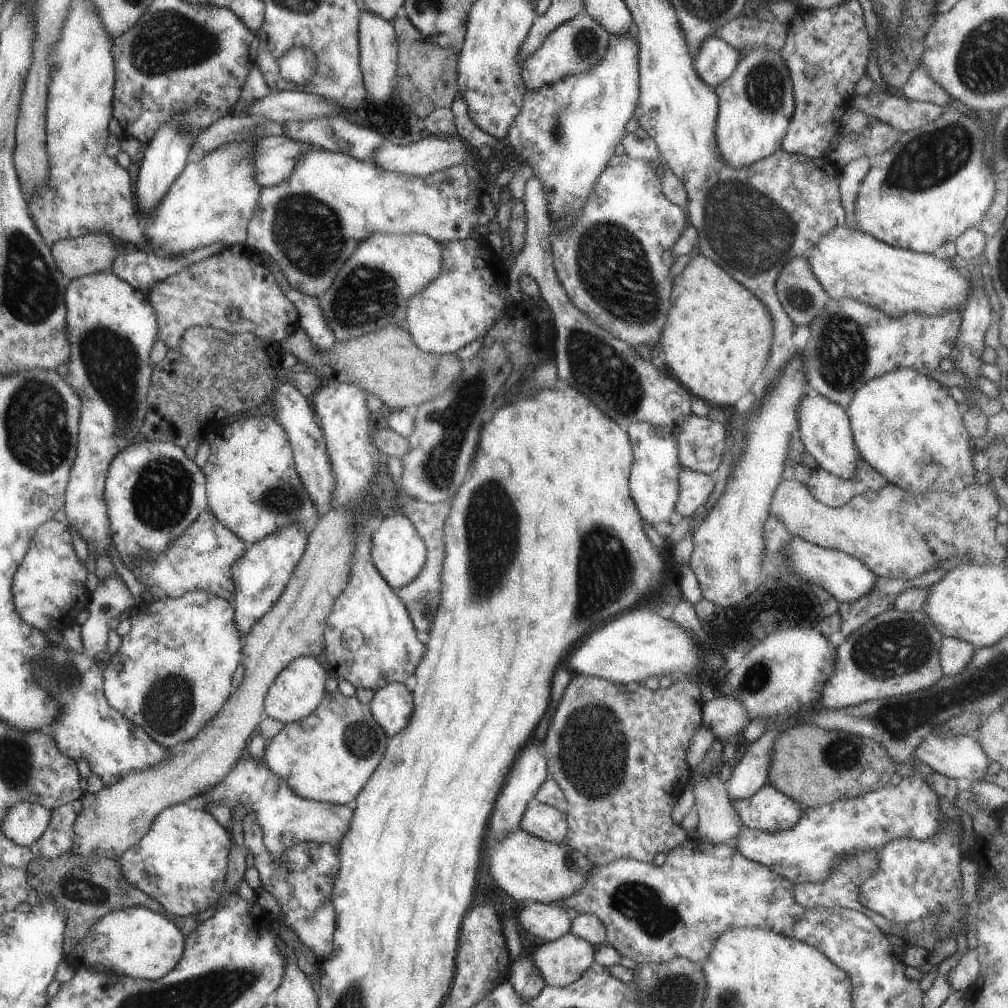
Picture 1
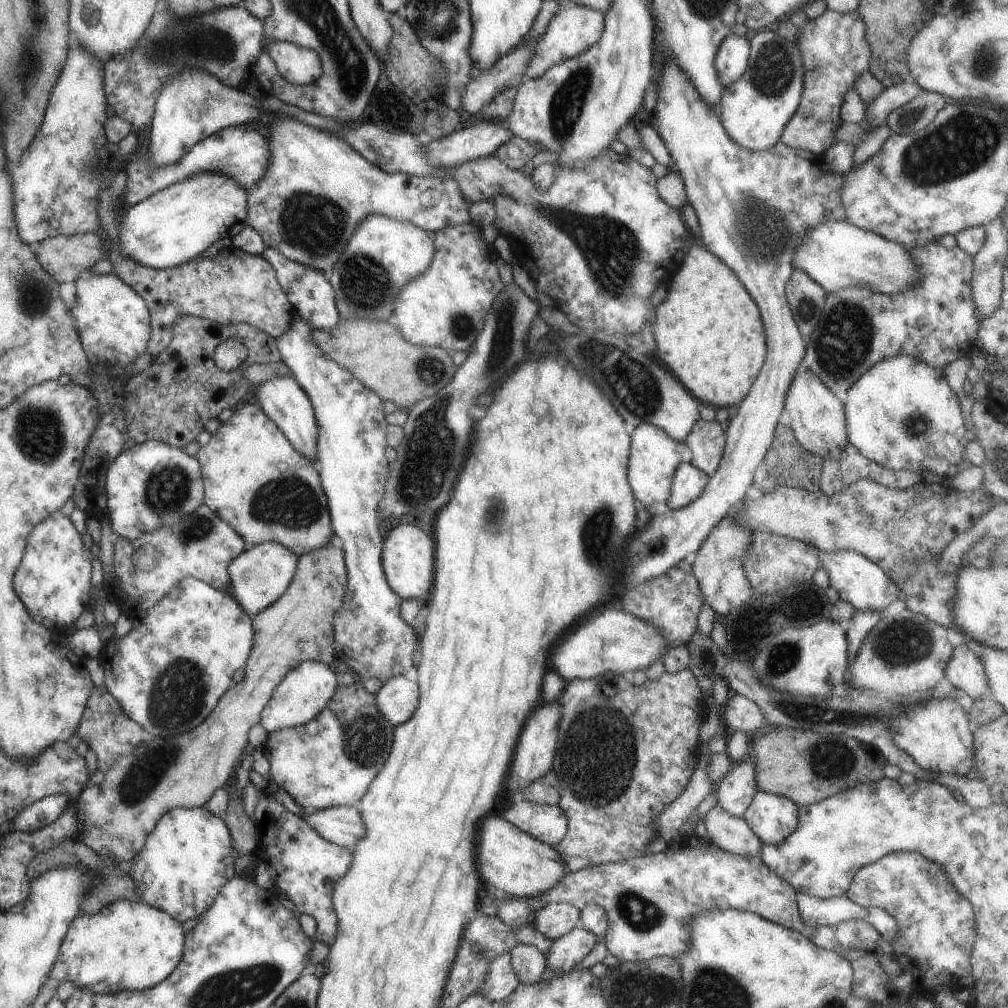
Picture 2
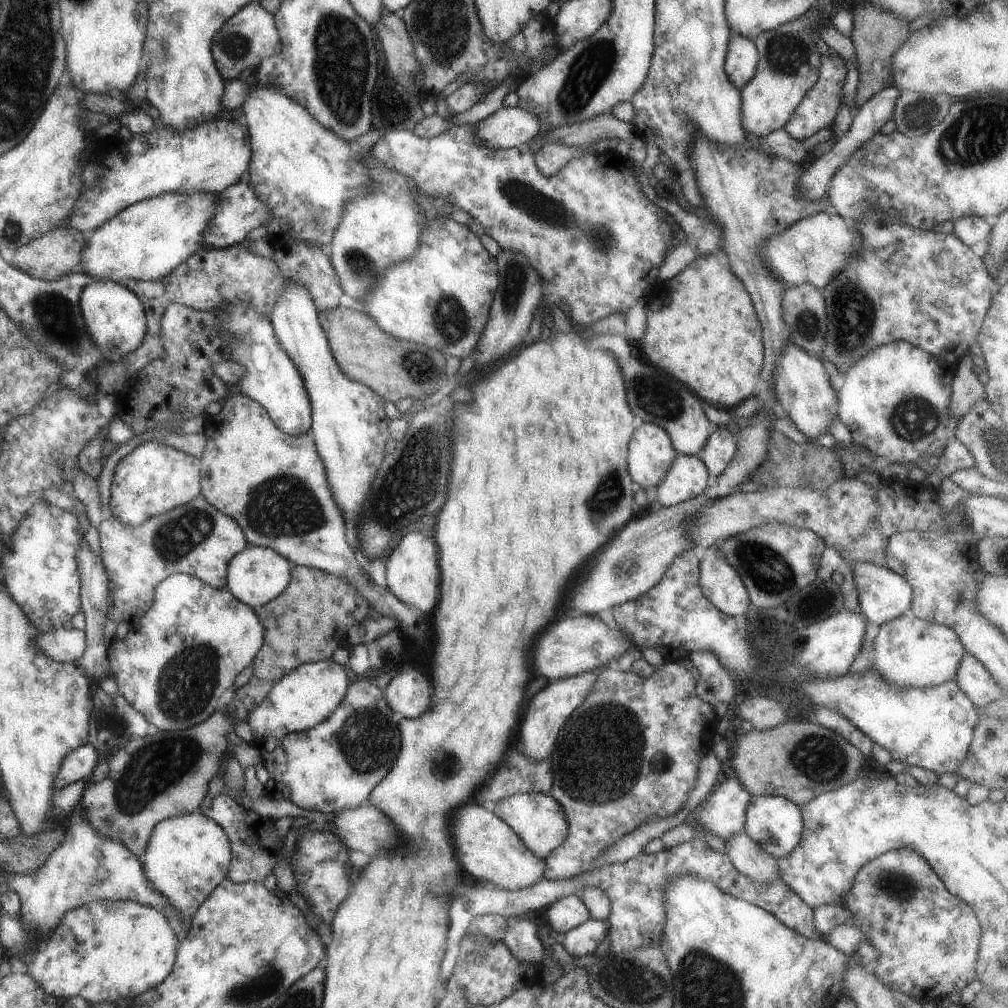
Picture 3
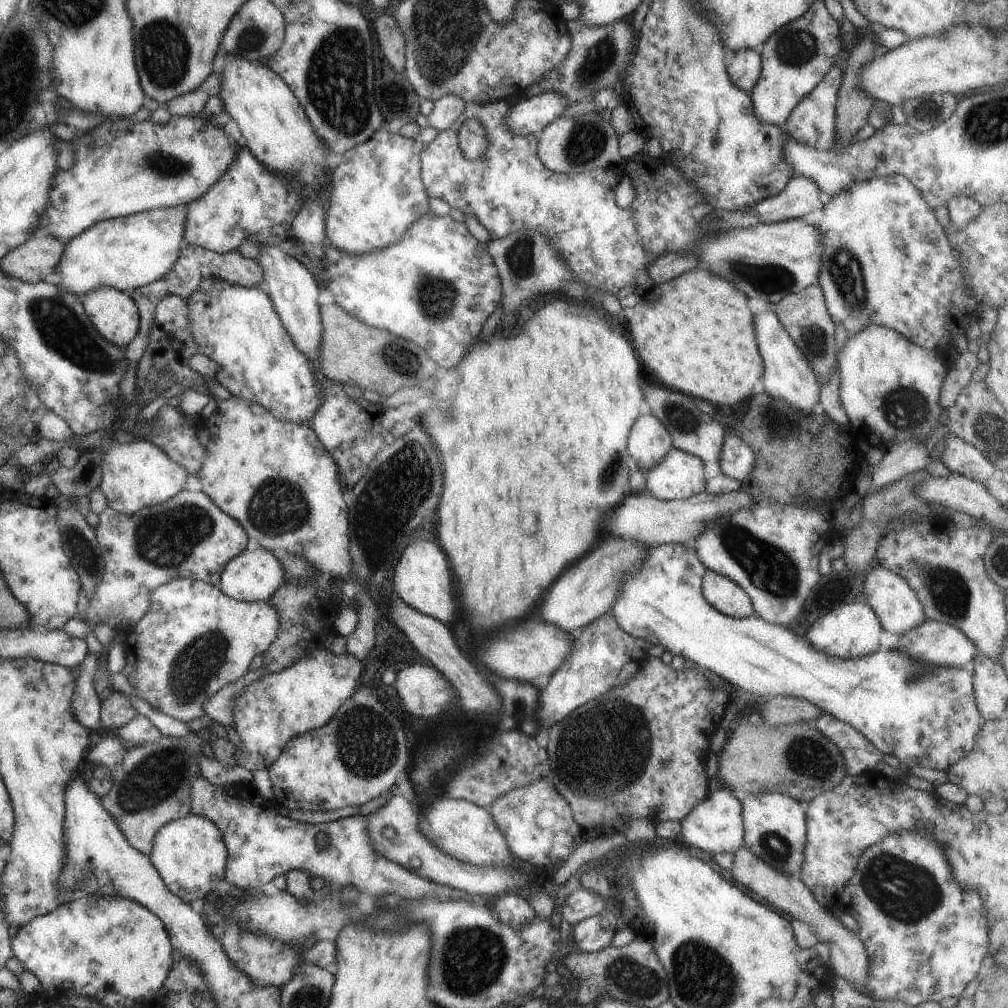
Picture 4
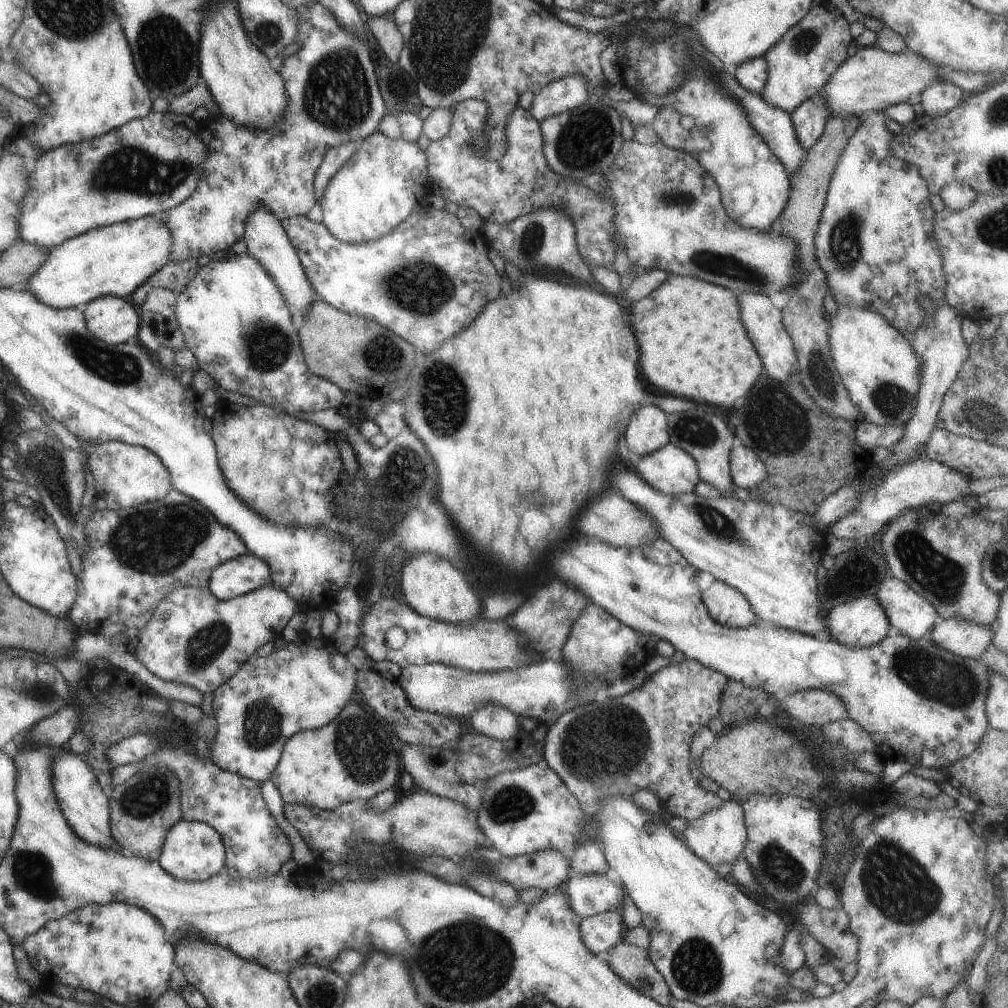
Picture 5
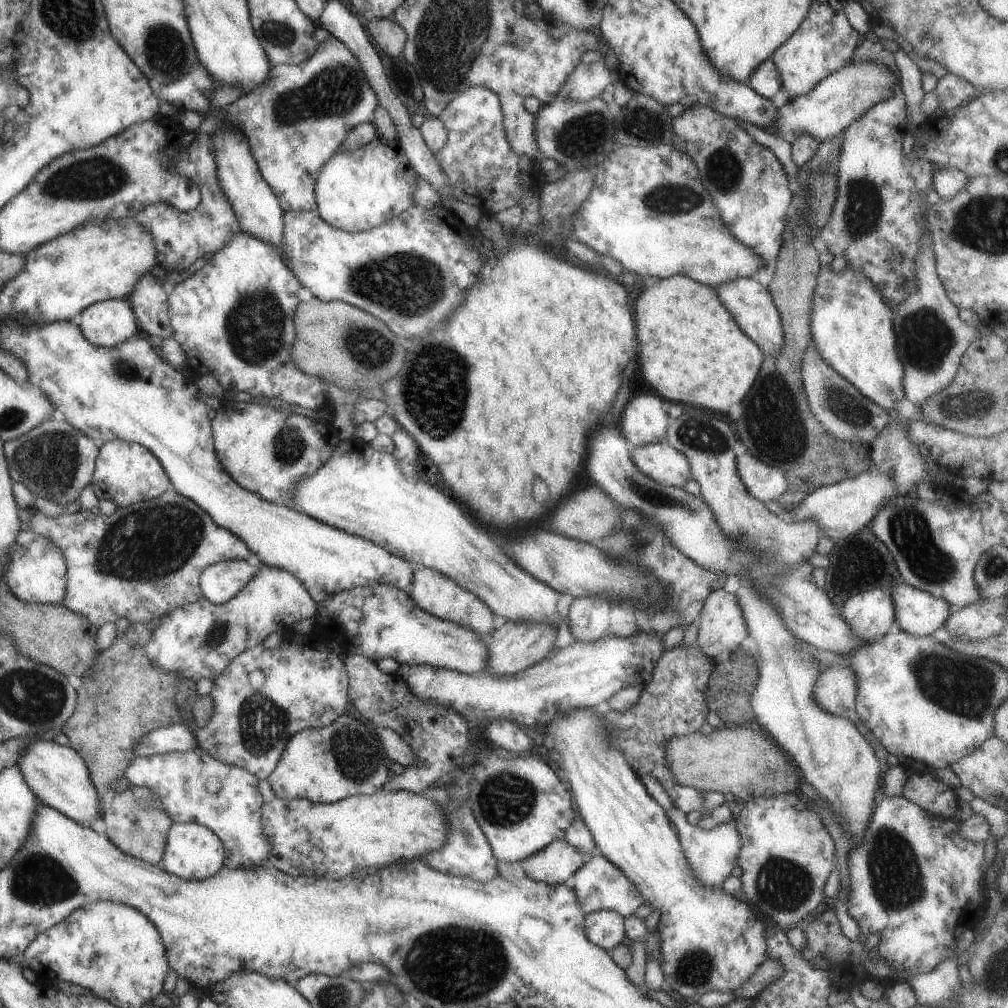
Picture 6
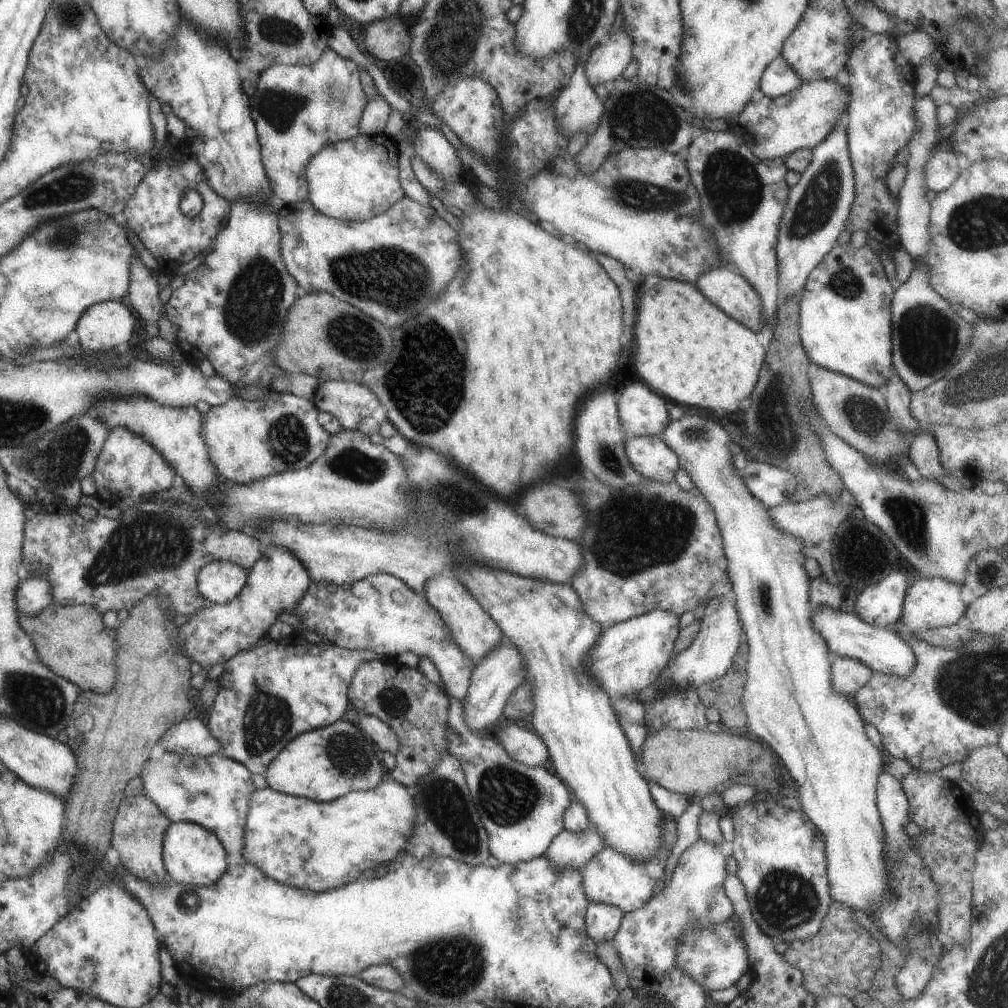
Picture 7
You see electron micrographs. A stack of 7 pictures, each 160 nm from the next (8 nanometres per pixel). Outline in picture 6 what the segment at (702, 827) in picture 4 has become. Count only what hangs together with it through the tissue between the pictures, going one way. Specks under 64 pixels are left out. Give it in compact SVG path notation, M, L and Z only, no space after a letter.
M670 807L665 812L668 821L677 830L676 835L680 842L681 850L696 881L705 888L719 889L722 880L729 875L729 872L736 865L738 850L741 846L734 819L731 818L726 823L721 823L713 828L703 830L696 824L688 823L685 820L684 814L675 807Z

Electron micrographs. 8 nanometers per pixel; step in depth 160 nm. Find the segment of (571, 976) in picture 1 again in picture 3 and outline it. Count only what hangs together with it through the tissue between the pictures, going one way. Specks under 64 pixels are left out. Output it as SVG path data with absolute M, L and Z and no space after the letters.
M587 919L563 934L560 940L567 954L573 958L587 956L606 937L607 921Z

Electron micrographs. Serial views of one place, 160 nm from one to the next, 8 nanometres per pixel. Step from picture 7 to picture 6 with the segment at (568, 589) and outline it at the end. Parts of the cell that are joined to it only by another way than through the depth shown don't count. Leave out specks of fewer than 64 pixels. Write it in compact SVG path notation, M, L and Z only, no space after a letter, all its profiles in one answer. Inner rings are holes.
M355 438L339 440L329 458L315 472L300 478L291 494L287 507L334 529L371 541L395 556L415 562L417 566L429 567L444 574L461 588L472 592L493 614L505 620L549 623L556 629L563 622L556 608L557 591L518 567L504 554L500 544L491 540L491 536L461 508L457 508L449 496L425 484L417 471L401 469L392 454L376 452L368 443ZM572 709L568 713L558 713L545 724L547 734L551 734L549 740L553 742L549 757L557 762L558 770L563 770L578 816L589 829L600 855L629 879L642 898L642 904L660 912L657 923L659 966L669 990L675 990L685 1000L711 991L732 993L768 958L765 925L755 918L744 901L724 893L721 888L708 889L696 881L666 812L645 791L621 752L610 744L606 723L598 714L593 709Z

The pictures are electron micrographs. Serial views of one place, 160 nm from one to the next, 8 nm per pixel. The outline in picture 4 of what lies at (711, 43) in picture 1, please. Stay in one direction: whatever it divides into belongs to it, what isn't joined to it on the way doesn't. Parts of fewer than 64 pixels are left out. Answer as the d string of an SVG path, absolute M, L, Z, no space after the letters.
M757 49L735 51L726 64L729 80L741 90L749 92L760 75L760 53Z

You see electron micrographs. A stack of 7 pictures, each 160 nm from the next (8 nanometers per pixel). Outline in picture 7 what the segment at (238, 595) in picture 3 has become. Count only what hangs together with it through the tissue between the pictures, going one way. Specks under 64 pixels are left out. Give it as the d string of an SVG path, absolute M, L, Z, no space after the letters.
M213 560L197 572L196 590L208 604L225 604L242 591L247 574L231 562Z

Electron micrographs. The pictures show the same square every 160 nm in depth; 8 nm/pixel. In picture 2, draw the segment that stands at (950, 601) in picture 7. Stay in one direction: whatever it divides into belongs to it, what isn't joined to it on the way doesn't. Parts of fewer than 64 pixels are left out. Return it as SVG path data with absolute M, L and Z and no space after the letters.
M818 551L818 567L825 569L826 586L831 586L837 596L855 611L879 611L898 597L899 584L895 584L879 568L878 564L867 560L853 551Z

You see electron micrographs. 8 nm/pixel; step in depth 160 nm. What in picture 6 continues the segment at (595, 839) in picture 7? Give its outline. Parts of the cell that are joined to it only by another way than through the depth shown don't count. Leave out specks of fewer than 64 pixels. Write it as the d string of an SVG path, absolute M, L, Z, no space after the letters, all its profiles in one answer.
M557 839L517 862L533 880L554 885L563 883L568 876L574 874L585 859L582 852L569 846L563 839Z

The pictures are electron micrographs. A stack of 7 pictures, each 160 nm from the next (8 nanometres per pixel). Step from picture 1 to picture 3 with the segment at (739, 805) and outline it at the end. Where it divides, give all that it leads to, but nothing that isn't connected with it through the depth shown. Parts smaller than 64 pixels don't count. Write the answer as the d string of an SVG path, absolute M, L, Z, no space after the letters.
M777 795L751 796L744 814L742 831L774 859L783 858L798 843L802 831L799 807Z

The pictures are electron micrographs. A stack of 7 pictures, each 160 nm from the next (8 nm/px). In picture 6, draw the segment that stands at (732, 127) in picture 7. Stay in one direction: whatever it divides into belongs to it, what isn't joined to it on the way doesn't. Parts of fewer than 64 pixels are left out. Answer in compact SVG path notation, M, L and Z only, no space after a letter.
M851 61L824 76L809 92L793 97L776 108L776 122L765 130L782 138L783 134L809 135L819 142L841 136L851 122L869 107L892 95L898 78L884 65L875 61Z

